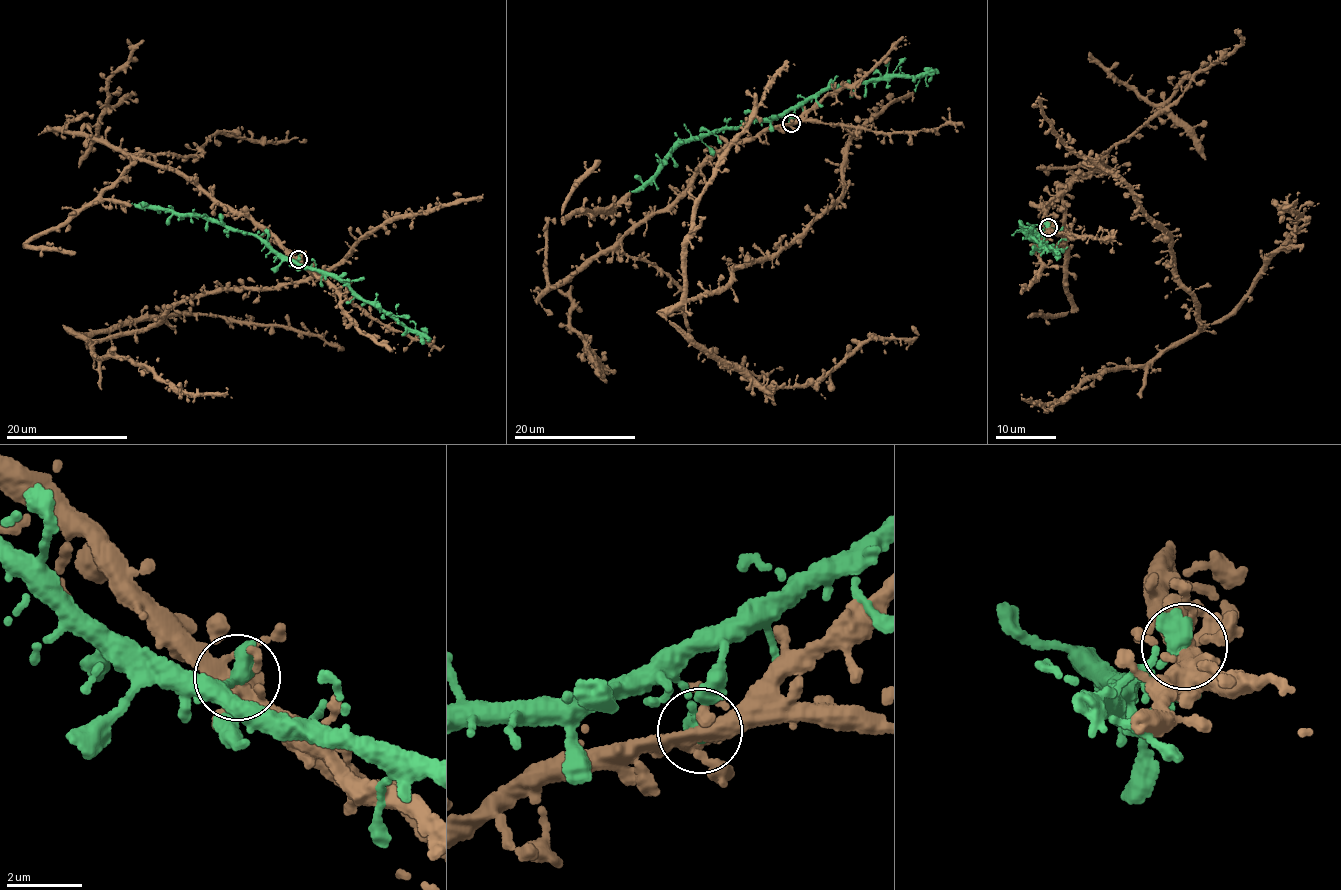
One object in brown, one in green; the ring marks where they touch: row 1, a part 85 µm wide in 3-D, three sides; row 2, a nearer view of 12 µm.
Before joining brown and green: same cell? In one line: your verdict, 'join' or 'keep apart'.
join

